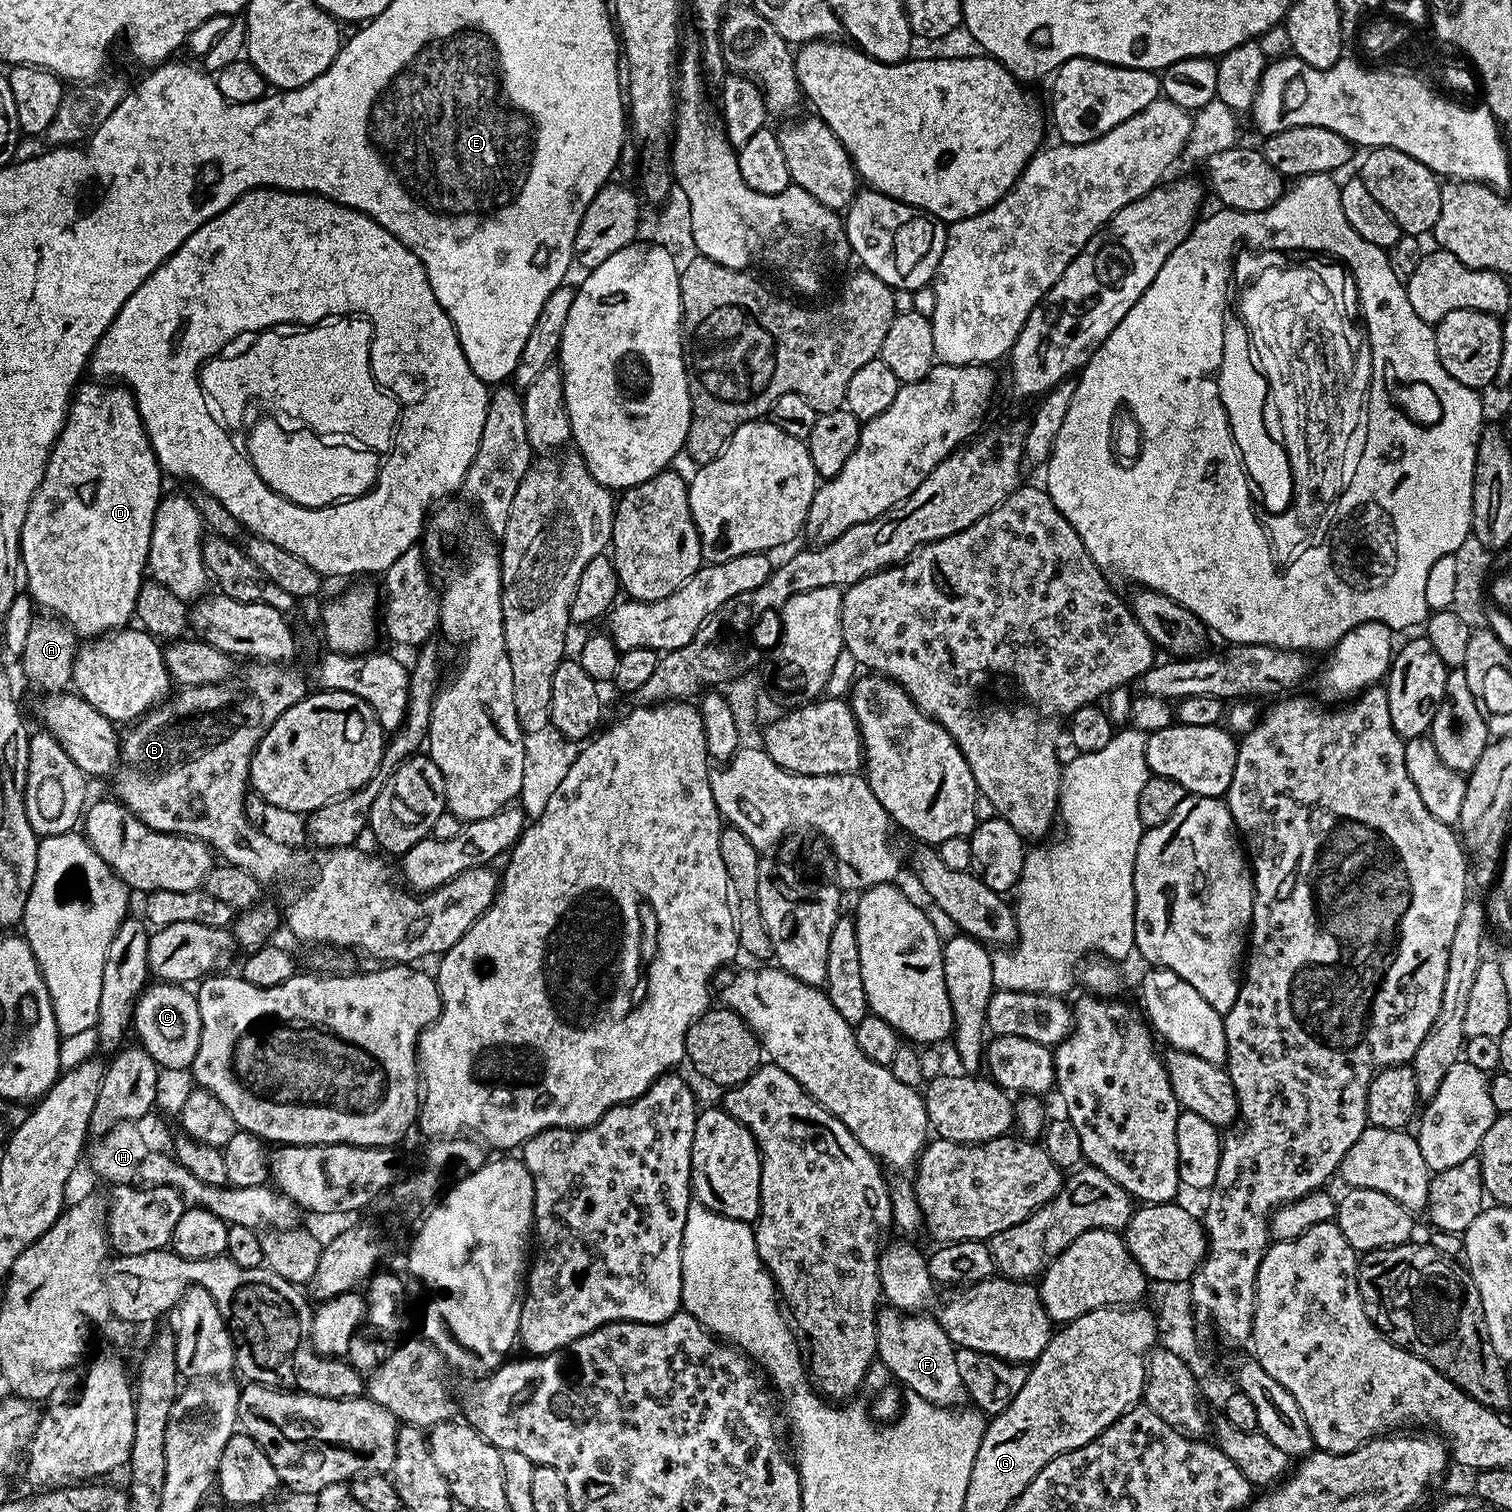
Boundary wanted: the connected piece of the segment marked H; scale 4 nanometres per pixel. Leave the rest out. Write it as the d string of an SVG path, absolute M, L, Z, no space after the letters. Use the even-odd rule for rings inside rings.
M135 1123L119 1124L110 1129L105 1136L95 1141L96 1145L89 1147L86 1152L86 1160L92 1163L92 1168L104 1180L109 1180L109 1185L130 1184L133 1186L151 1186L165 1184L180 1192L189 1205L206 1208L208 1211L218 1214L228 1225L250 1226L257 1230L275 1226L284 1230L297 1223L298 1209L289 1196L272 1186L259 1184L258 1186L242 1186L233 1188L225 1186L210 1186L206 1182L198 1182L190 1170L186 1170L177 1164L171 1155L162 1152L149 1151L146 1143L138 1134Z

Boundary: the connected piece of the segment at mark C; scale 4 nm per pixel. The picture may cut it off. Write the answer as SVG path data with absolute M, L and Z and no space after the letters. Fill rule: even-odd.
M149 983L136 999L131 1027L134 1036L136 1032L140 1039L137 1040L139 1047L144 1048L161 1069L169 1068L172 1072L191 1069L198 1054L198 1042L202 1042L202 1014L198 1014L195 991L179 984Z

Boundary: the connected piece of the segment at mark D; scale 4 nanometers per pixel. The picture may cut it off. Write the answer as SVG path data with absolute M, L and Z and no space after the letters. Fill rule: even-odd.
M116 382L91 383L81 383L73 395L72 403L68 405L68 416L64 420L64 428L60 431L56 445L53 446L50 458L46 462L46 474L30 502L30 510L26 510L26 522L22 526L22 542L20 543L20 557L24 563L22 580L26 585L27 595L32 597L33 605L37 609L45 608L48 611L45 613L63 620L80 638L95 638L105 633L115 632L123 629L133 619L138 592L141 584L146 580L150 538L154 530L154 514L162 499L162 491L160 492L162 469L148 441L131 388Z

